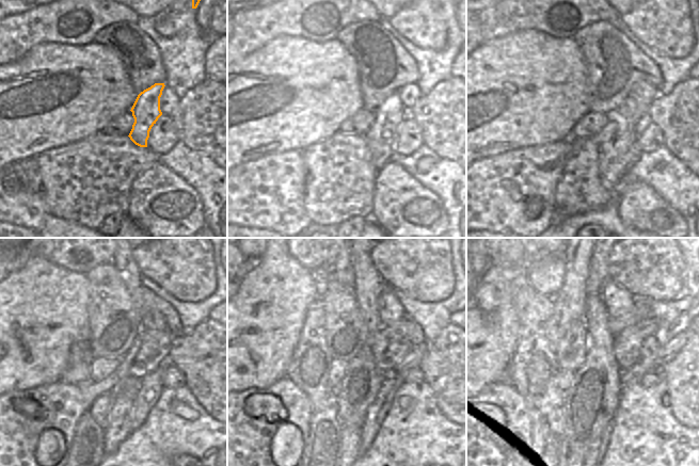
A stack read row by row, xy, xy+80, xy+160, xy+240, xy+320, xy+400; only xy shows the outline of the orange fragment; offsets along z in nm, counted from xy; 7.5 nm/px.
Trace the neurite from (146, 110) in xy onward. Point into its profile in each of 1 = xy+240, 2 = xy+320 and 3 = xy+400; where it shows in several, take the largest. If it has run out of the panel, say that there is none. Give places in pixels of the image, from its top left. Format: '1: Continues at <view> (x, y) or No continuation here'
1: Continues at xy+240 (117, 429)
2: Continues at xy+320 (350, 435)
3: Continues at xy+400 (586, 454).

